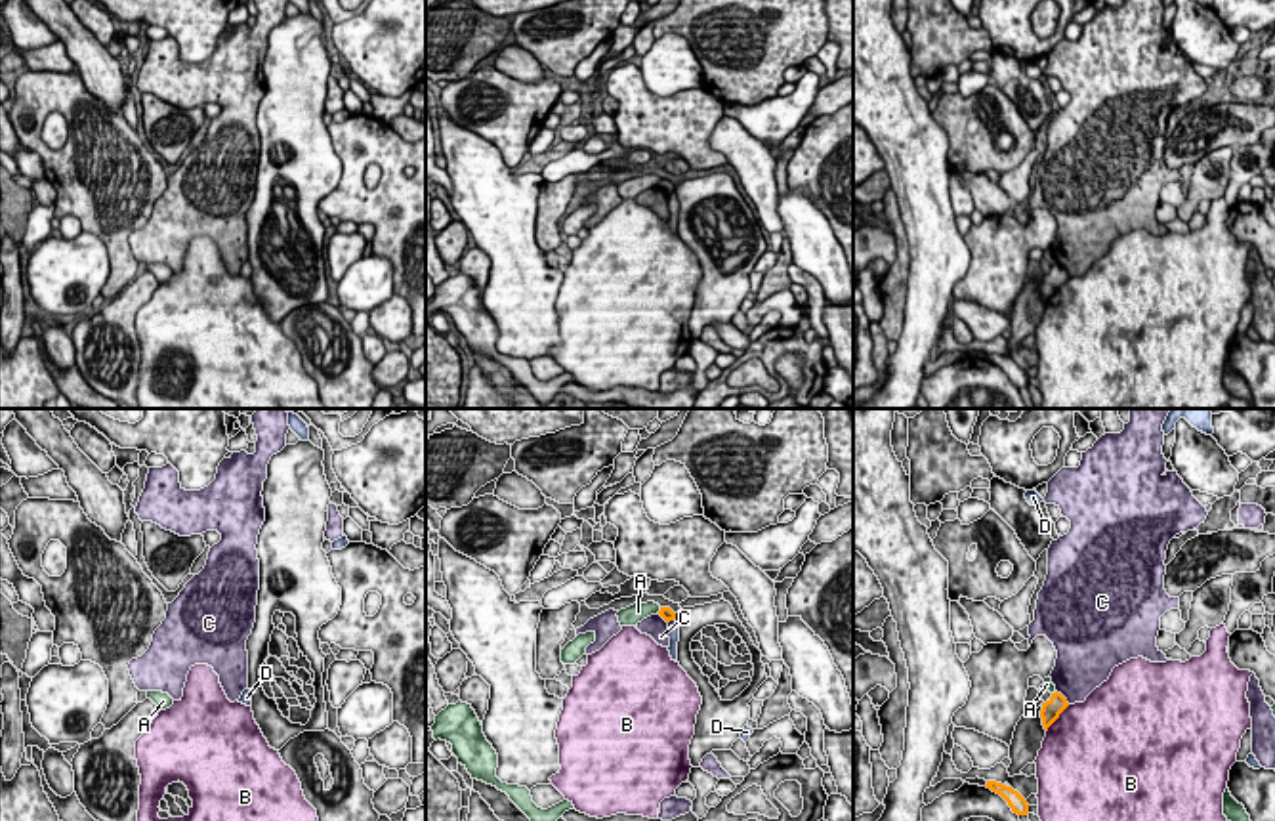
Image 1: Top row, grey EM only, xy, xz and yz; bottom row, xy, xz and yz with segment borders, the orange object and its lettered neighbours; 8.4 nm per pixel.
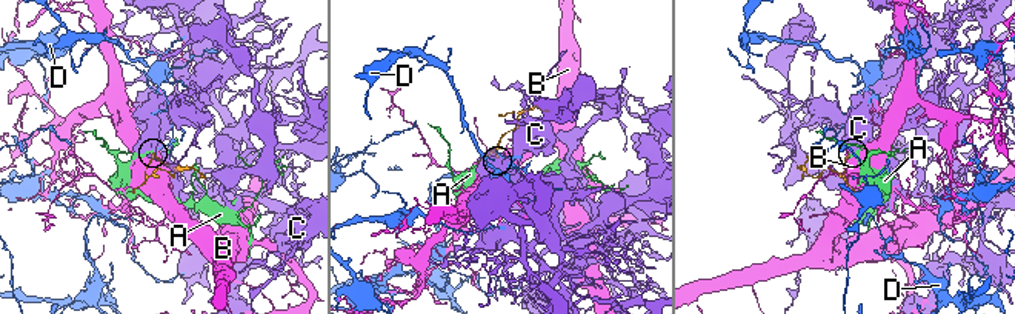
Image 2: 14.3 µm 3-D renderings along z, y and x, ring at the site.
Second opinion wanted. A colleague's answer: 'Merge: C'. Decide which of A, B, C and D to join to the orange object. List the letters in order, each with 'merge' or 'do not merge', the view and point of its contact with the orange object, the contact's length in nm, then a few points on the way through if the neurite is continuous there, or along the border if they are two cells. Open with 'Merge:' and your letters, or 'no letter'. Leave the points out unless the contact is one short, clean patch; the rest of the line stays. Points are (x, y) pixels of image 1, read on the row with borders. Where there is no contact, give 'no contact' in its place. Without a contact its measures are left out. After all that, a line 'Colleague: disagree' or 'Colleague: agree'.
Merge: no letter
A: do not merge; meets orange in xz at (661, 610); contact 60 nm long
B: do not merge; meets orange in yz at (1058, 716); contact 320 nm long
C: do not merge; meets orange in yz at (1064, 697); contact 170 nm long; border along yz (1056, 690), (1069, 703)
D: do not merge; meets orange in xz at (670, 619); contact 80 nm long; border along xz (674, 617), (668, 623)
Colleague: disagree

